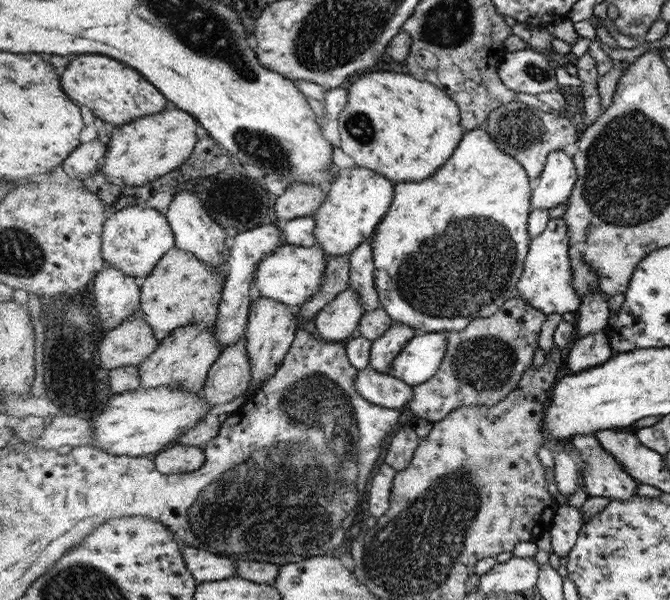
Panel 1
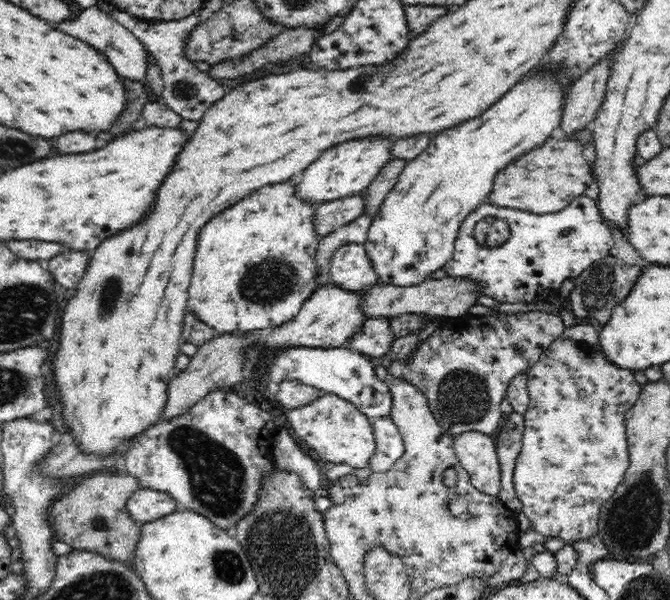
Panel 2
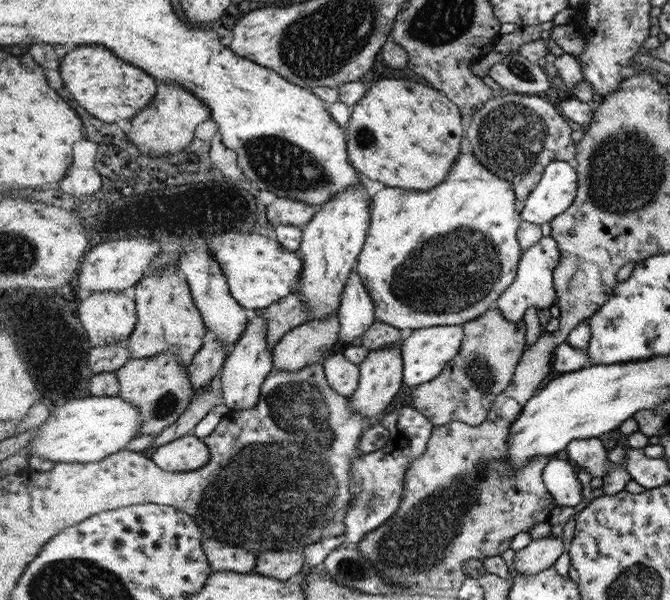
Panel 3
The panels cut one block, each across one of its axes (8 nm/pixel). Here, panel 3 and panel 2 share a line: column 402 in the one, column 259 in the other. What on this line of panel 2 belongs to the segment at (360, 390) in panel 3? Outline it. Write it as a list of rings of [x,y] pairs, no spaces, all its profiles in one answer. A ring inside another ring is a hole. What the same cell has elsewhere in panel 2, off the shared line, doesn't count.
[[[329,284],[314,290],[313,296],[307,300],[300,313],[292,321],[272,329],[268,340],[262,345],[262,354],[257,358],[251,373],[247,374],[251,381],[262,383],[264,372],[268,372],[268,368],[270,368],[268,365],[270,360],[274,360],[279,353],[291,348],[351,349],[349,341],[353,338],[354,332],[358,332],[364,321],[368,320],[367,316],[362,315],[358,309],[361,294],[362,292],[348,292],[336,285],[331,286]]]

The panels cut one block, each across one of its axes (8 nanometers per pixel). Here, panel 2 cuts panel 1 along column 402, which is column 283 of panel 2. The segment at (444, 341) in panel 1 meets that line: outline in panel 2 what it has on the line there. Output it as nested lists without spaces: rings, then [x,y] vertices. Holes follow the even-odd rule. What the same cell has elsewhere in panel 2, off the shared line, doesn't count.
[[[291,348],[270,360],[268,372],[262,376],[263,382],[280,384],[284,380],[299,380],[314,387],[321,394],[336,395],[345,402],[352,403],[361,415],[372,420],[387,419],[392,412],[392,395],[389,383],[378,379],[370,357],[346,348]]]

